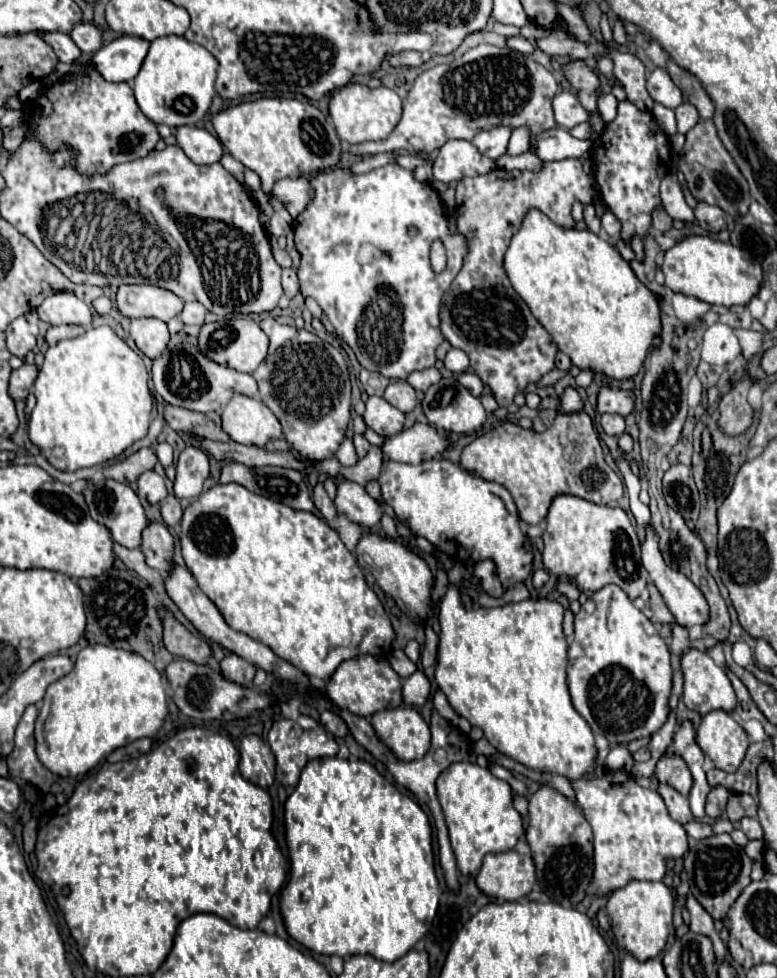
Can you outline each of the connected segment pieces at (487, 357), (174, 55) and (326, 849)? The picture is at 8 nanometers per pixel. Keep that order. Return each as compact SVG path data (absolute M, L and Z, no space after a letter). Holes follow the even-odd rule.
M567 158L563 162L547 162L539 172L495 168L485 176L463 178L455 188L457 228L467 240L467 256L461 272L455 276L455 280L451 282L449 290L443 296L441 332L453 348L461 348L469 356L473 372L483 380L483 384L487 384L493 390L499 406L509 406L515 394L523 392L527 384L539 382L547 372L551 372L555 368L555 354L557 354L557 346L551 340L549 332L535 320L529 306L513 290L505 274L503 256L505 250L509 248L511 236L521 228L521 222L527 210L531 208L543 210L543 214L547 214L547 218L551 218L551 222L555 222L557 226L573 228L575 220L571 216L571 206L575 202L591 204L599 196L601 192L599 186L595 186L595 180L583 172L581 160L573 160L573 158Z
M163 36L151 42L139 74L135 76L135 100L141 112L153 124L191 126L209 110L215 96L215 78L219 62L199 44L187 42L183 36Z
M317 758L311 760L303 772L301 780L295 786L293 794L285 802L285 838L287 838L287 848L289 848L289 858L291 858L291 876L287 882L287 888L281 892L279 908L281 916L287 928L287 934L309 948L315 954L327 954L327 956L353 956L353 954L371 954L373 958L379 958L383 962L395 962L407 950L415 946L417 940L421 940L427 930L431 928L431 922L437 912L439 904L439 882L435 876L433 868L433 850L431 850L431 826L427 814L413 802L409 796L403 796L393 784L389 784L369 762L365 760L337 760L337 758ZM305 892L311 894L309 900L305 900Z

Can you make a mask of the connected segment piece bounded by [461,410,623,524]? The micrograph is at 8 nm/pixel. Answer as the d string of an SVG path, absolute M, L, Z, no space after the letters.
M583 410L557 414L553 426L543 434L503 422L463 448L461 466L485 480L503 484L513 494L521 520L529 524L543 522L553 498L559 494L579 496L595 504L615 504L623 496L623 482L605 462L593 422Z

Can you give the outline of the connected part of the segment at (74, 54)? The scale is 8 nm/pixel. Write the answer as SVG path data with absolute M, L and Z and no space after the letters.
M37 30L35 34L39 34L55 50L55 54L61 62L73 64L75 60L79 60L81 50L75 46L75 42L67 34L43 34L43 30Z

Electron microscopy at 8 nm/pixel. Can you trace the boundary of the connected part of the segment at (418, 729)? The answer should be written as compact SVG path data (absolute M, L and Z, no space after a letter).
M399 706L375 712L371 716L371 726L375 728L377 738L391 748L399 760L419 760L429 750L429 726L415 708Z

